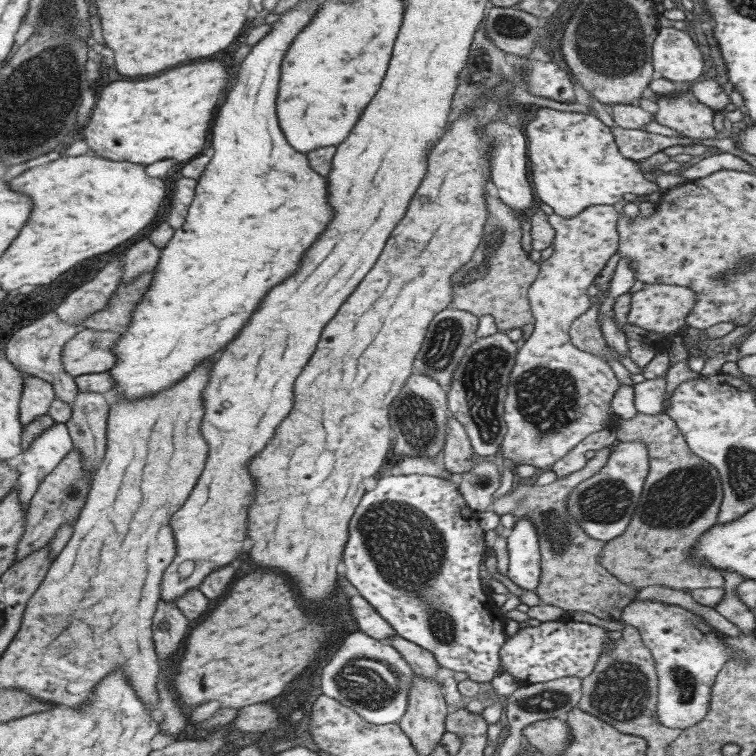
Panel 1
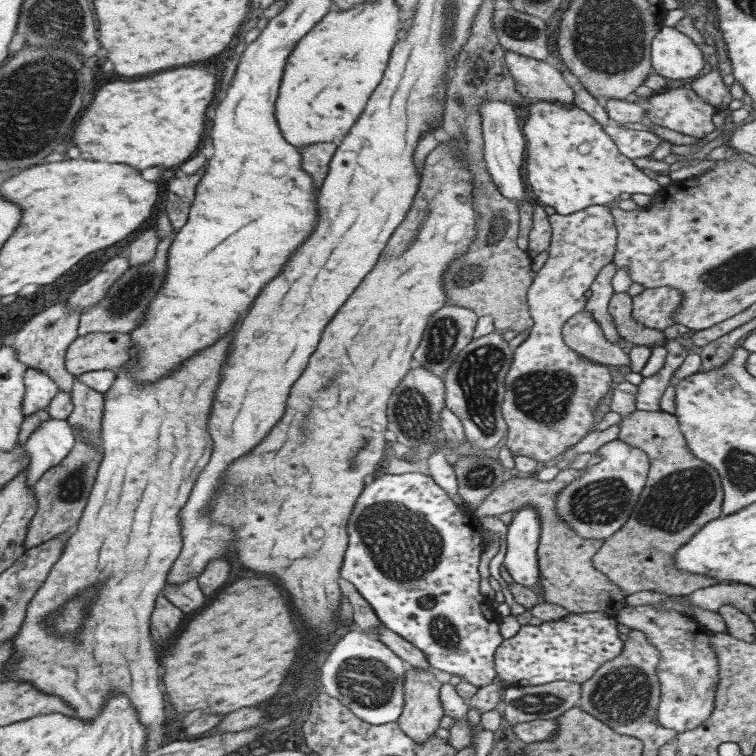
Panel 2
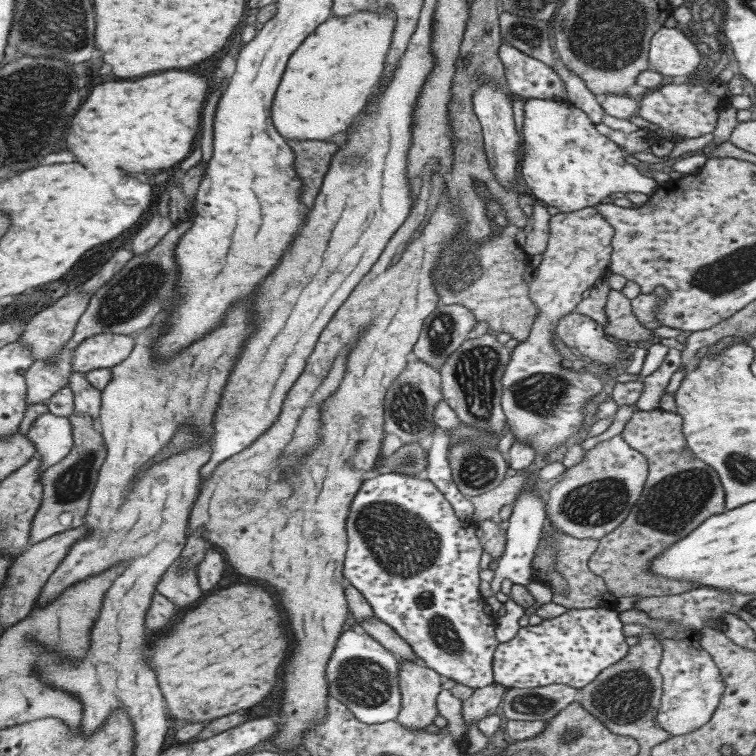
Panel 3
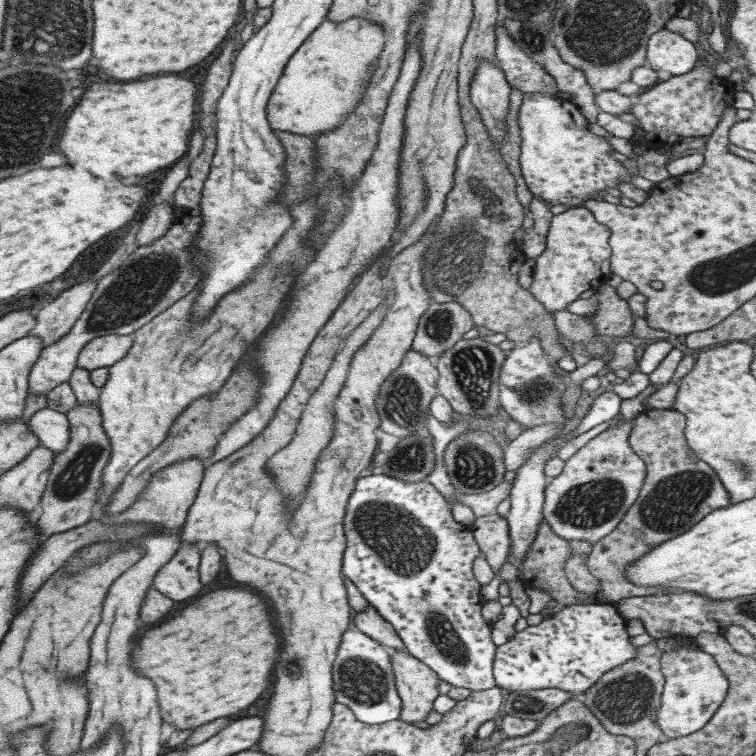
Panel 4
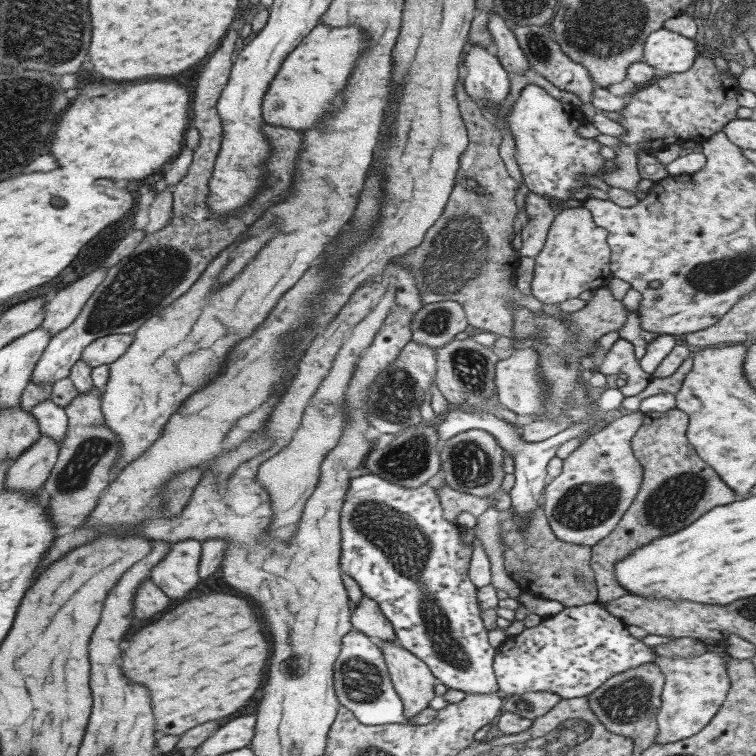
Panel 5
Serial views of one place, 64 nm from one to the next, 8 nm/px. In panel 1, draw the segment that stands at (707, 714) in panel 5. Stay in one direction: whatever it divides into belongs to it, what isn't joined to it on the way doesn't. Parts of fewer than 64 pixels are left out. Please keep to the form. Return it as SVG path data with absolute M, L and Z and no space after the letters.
M655 599L631 601L624 606L620 620L637 630L643 646L649 650L655 662L654 669L658 680L655 708L659 724L667 729L684 729L701 721L709 708L711 688L716 674L721 670L721 666L725 666L725 662L729 662L729 658L733 658L733 649L729 649L729 645L723 641L723 635L711 628L697 614L681 606Z

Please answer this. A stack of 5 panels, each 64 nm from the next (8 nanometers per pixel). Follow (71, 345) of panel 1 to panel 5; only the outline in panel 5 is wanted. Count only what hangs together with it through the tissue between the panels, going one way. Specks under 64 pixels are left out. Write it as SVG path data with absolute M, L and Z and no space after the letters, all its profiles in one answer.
M132 333L109 334L101 338L96 338L93 342L83 347L80 360L91 368L102 365L109 366L113 362L116 362L117 358L120 358L132 340Z

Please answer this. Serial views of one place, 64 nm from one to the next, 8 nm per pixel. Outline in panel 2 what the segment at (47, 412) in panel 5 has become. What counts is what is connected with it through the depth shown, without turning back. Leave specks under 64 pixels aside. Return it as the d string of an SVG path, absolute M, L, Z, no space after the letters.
M47 418L29 434L23 448L27 456L25 482L31 488L43 472L53 468L75 444L74 434L67 420Z

